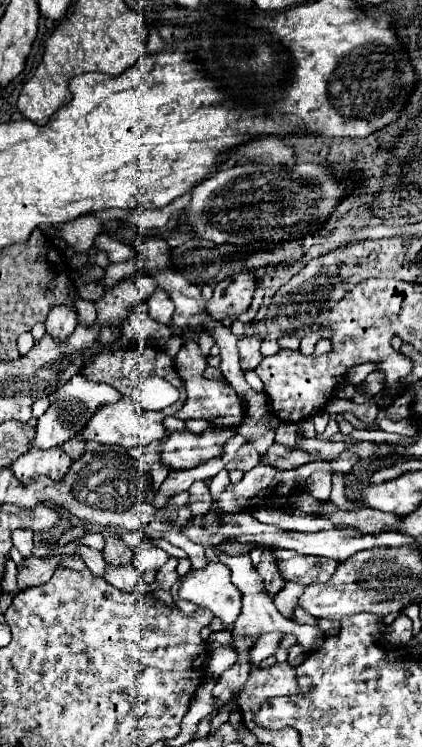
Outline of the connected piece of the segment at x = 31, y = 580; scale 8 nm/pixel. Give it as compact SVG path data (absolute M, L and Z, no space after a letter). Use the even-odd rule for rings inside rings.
M37 556L25 558L23 566L17 570L19 590L45 584L51 578L51 574L55 572L55 568L59 566L59 560L61 560L61 556L55 556L55 558L49 558L49 560L37 558Z

